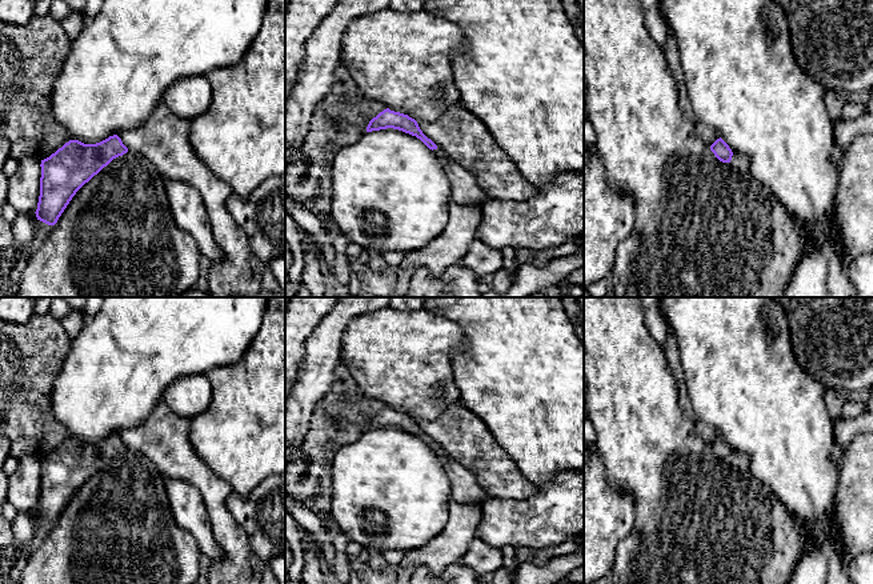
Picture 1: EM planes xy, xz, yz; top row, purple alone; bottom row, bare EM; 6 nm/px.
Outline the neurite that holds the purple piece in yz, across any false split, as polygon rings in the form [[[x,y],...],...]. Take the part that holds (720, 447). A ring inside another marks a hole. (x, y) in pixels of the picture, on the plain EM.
[[[720,436],[712,444],[710,449],[722,461],[730,461],[737,469],[746,469],[749,457],[740,452],[733,452],[729,444]]]

